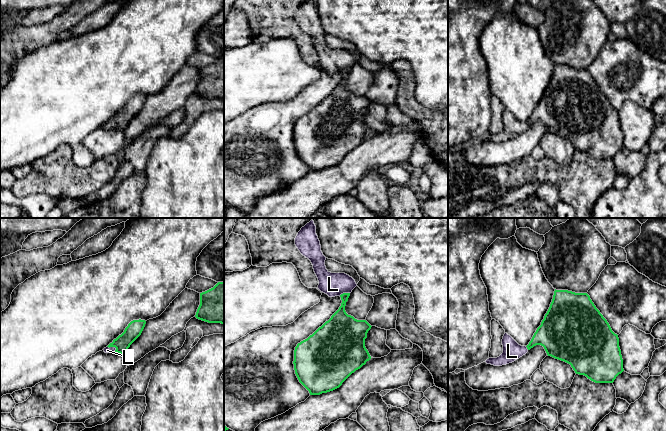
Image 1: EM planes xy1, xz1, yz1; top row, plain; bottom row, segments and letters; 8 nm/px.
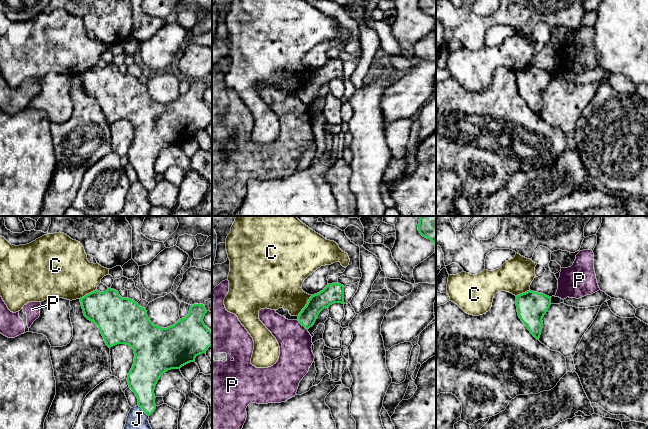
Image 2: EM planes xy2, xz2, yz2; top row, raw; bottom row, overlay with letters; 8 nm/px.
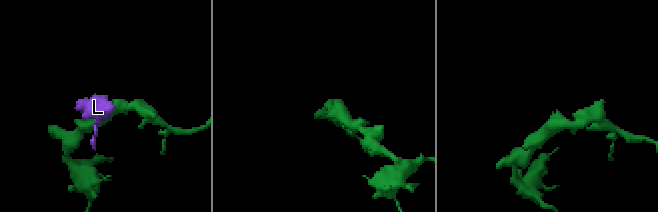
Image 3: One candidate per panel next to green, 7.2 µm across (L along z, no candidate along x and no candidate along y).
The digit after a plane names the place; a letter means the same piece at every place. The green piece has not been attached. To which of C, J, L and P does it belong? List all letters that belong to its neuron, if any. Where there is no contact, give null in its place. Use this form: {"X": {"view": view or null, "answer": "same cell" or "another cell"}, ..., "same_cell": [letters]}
{"C": {"view": "xz2", "answer": "another cell"}, "J": {"view": "xy2", "answer": "another cell"}, "L": {"view": "xz1", "answer": "same cell"}, "P": {"view": "xz2", "answer": "another cell"}, "same_cell": ["L"]}

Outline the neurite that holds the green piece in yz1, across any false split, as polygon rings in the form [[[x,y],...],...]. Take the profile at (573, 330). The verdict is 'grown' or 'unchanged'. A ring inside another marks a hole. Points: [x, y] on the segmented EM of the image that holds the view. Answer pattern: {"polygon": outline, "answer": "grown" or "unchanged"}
{"polygon": [[[555,289],[550,307],[529,344],[521,346],[510,335],[505,333],[502,345],[503,353],[497,358],[487,359],[485,361],[487,364],[502,366],[512,363],[525,355],[534,346],[541,345],[548,356],[570,364],[576,374],[584,375],[595,383],[613,383],[616,377],[624,371],[618,335],[612,331],[609,323],[596,308],[587,293]]], "answer": "grown"}

